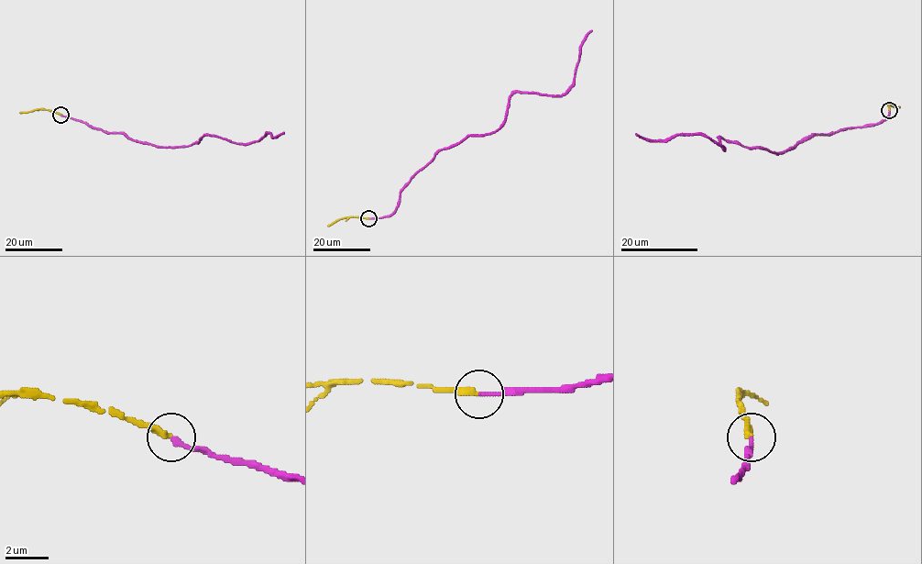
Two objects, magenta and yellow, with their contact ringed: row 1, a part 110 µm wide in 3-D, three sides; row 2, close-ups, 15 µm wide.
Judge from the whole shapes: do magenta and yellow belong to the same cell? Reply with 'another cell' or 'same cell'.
same cell

